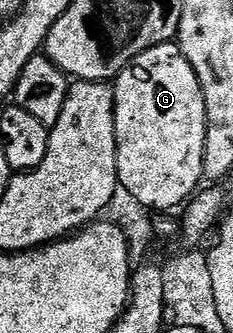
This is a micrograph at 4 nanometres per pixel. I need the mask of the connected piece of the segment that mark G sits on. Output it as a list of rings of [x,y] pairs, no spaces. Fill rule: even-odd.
[[[176,42],[161,43],[135,56],[133,62],[121,71],[115,80],[113,101],[118,184],[126,186],[135,200],[154,212],[165,211],[168,207],[180,208],[202,186],[201,179],[206,178],[205,102],[195,69],[191,69]]]

